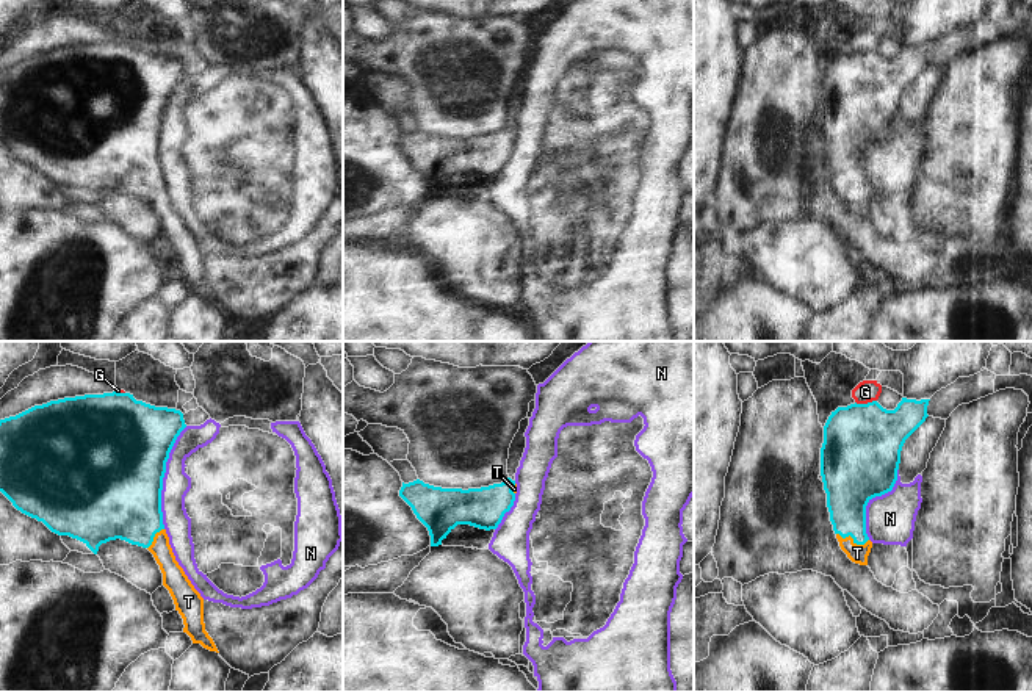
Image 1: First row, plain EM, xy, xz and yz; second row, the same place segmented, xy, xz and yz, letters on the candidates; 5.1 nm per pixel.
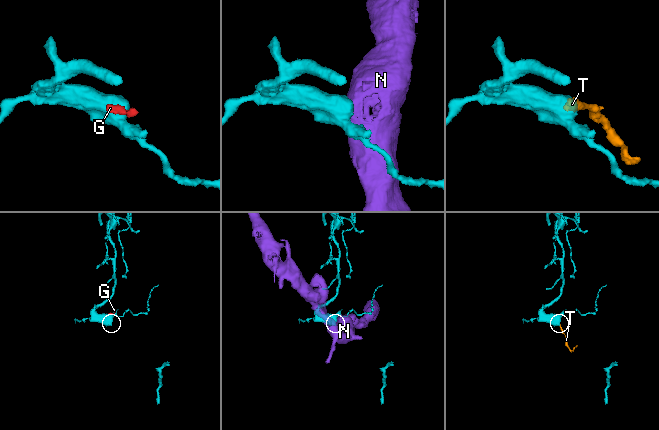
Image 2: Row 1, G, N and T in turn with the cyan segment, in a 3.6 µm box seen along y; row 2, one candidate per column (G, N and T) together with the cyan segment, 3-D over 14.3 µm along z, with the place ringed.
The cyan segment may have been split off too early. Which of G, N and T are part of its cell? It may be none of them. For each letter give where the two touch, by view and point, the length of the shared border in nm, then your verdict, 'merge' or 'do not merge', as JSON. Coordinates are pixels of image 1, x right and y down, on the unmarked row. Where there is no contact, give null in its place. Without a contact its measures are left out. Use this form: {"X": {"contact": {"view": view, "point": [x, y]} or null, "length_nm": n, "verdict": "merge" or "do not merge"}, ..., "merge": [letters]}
{"G": {"contact": {"view": "yz", "point": [865, 54]}, "length_nm": 110, "verdict": "do not merge"}, "N": {"contact": {"view": "xy", "point": [163, 126]}, "length_nm": 550, "verdict": "do not merge"}, "T": {"contact": {"view": "yz", "point": [852, 187]}, "length_nm": 170, "verdict": "merge"}, "merge": ["T"]}

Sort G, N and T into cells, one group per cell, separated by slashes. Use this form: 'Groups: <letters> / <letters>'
Groups: G / N / T.

